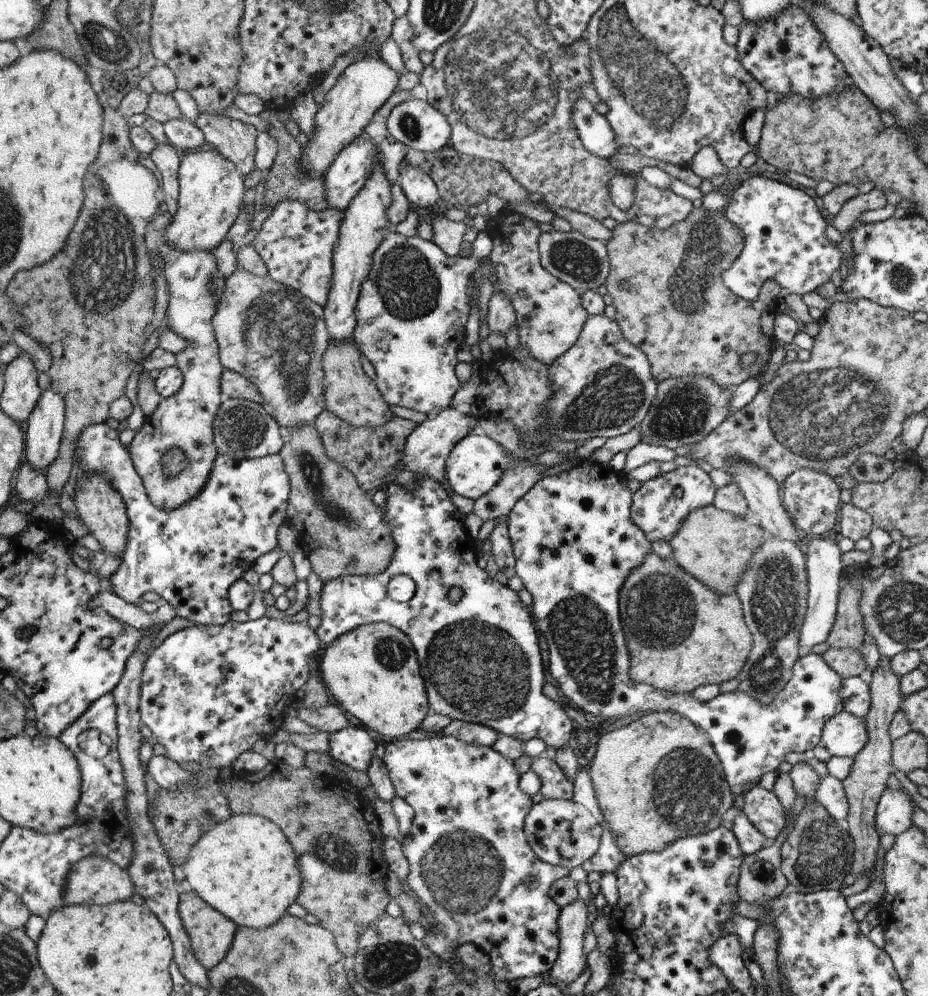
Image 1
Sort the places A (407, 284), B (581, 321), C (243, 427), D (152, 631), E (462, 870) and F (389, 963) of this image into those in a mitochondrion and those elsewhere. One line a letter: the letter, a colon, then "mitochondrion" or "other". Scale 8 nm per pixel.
A: mitochondrion
B: other
C: mitochondrion
D: other
E: mitochondrion
F: mitochondrion

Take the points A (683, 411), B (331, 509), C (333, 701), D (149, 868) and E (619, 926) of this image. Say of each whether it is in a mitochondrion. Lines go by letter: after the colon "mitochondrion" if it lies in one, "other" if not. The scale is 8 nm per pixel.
A: mitochondrion
B: mitochondrion
C: other
D: other
E: other

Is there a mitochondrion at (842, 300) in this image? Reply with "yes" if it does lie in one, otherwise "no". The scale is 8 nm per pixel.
no

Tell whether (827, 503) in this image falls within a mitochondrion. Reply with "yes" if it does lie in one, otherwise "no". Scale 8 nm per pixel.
no

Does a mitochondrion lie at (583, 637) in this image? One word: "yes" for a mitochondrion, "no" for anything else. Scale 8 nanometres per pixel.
yes

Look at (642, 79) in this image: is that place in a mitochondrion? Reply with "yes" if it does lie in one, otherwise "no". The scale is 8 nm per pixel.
yes

